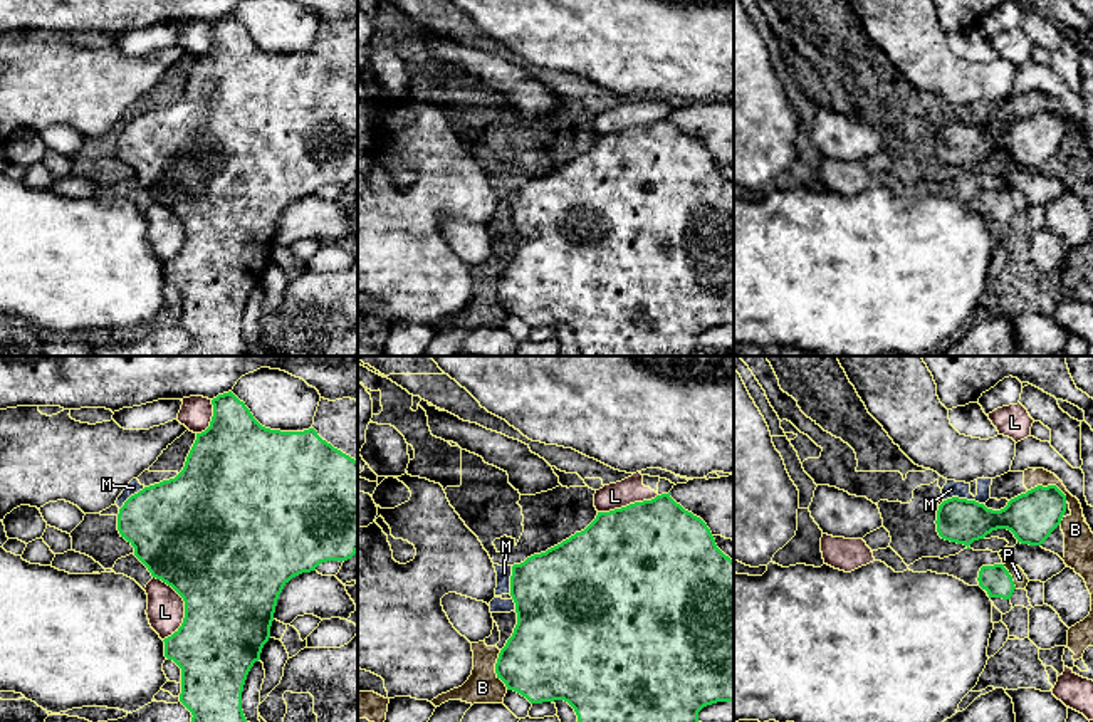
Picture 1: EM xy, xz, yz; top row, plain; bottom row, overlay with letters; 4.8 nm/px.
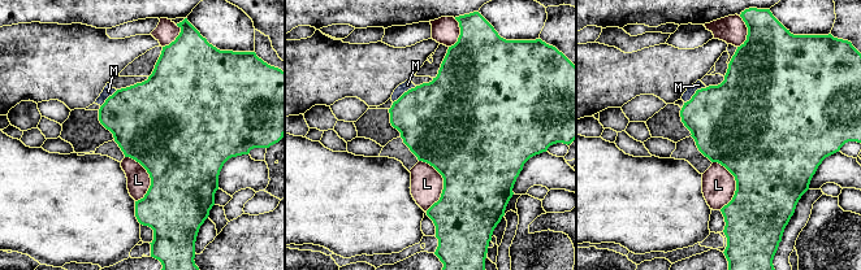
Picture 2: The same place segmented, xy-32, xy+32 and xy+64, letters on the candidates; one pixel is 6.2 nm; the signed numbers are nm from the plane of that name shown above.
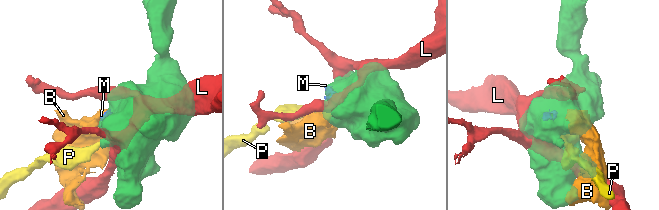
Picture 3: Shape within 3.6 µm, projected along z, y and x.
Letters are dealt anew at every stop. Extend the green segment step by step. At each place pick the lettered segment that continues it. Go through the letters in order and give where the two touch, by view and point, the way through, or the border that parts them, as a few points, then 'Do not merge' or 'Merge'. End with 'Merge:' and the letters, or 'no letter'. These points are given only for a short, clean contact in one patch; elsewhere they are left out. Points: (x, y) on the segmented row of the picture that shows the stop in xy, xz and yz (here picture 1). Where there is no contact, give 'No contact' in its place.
B: Touches green at yz (1050, 486). Boundary: yz (1028, 489), (1055, 486), (1066, 501). Do not merge
L: Touches green at xy (185, 606). Do not merge
M: Touches green at yz (964, 499). Boundary: yz (944, 499), (966, 497), (983, 504). Do not merge
P: Touches green at yz (1011, 576). Do not merge
Merge: no letter

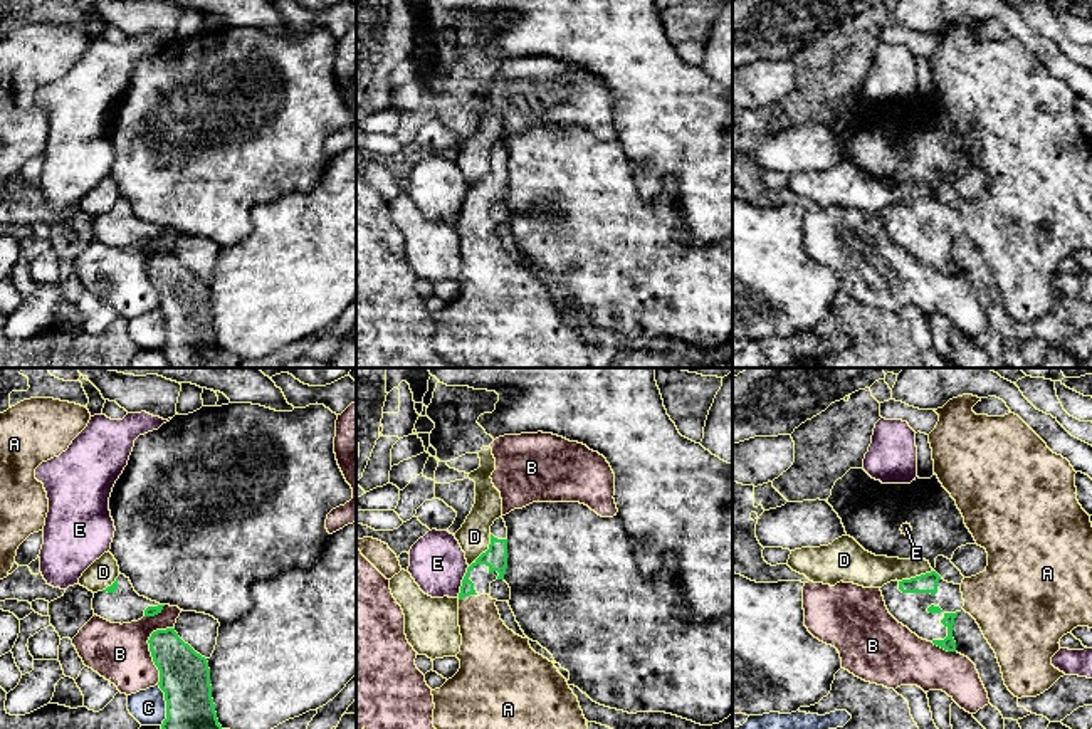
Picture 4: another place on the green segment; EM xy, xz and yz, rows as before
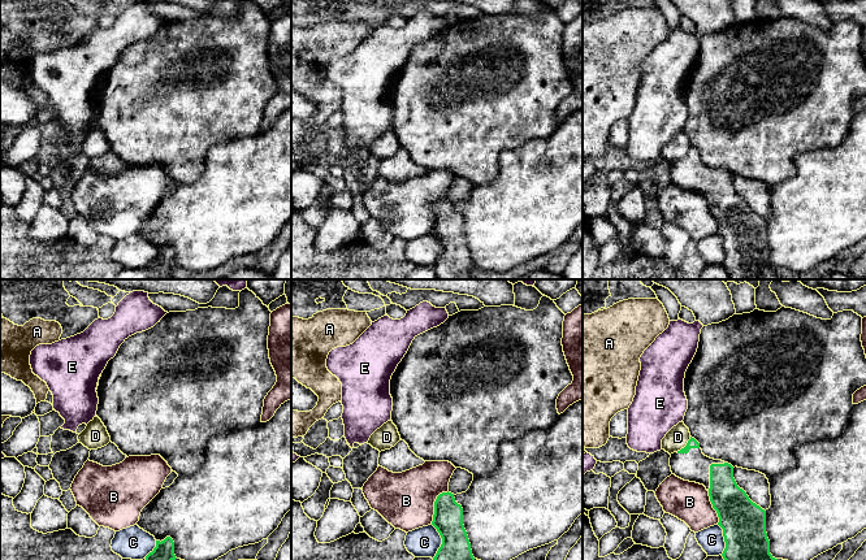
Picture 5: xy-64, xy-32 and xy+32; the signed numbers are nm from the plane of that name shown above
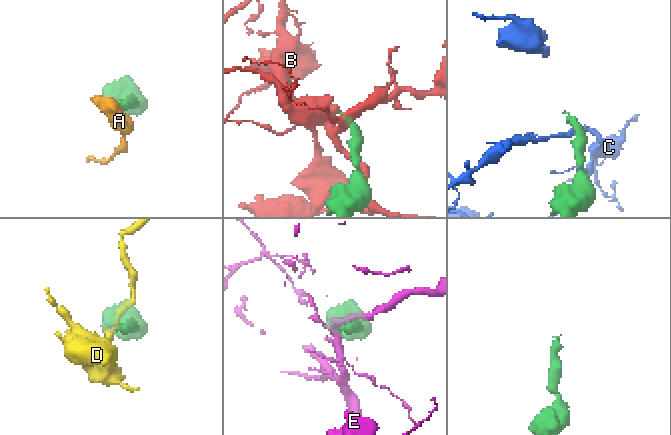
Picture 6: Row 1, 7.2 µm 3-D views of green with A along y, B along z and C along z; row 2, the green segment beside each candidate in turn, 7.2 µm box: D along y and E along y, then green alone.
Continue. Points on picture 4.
A: Touches green at xz (467, 595). Path across: xz (496, 556), (469, 570), (467, 595), (486, 642). Merge
B: Touches green at xy (150, 649). Do not merge
C: Touches green at xy (167, 704). Do not merge
D: Touches green at xz (486, 551). Boundary: xz (491, 534), (489, 546), (469, 566). Do not merge
E: Touches green at xz (462, 582). Boundary: xz (469, 566), (457, 597). Do not merge
Merge: A

